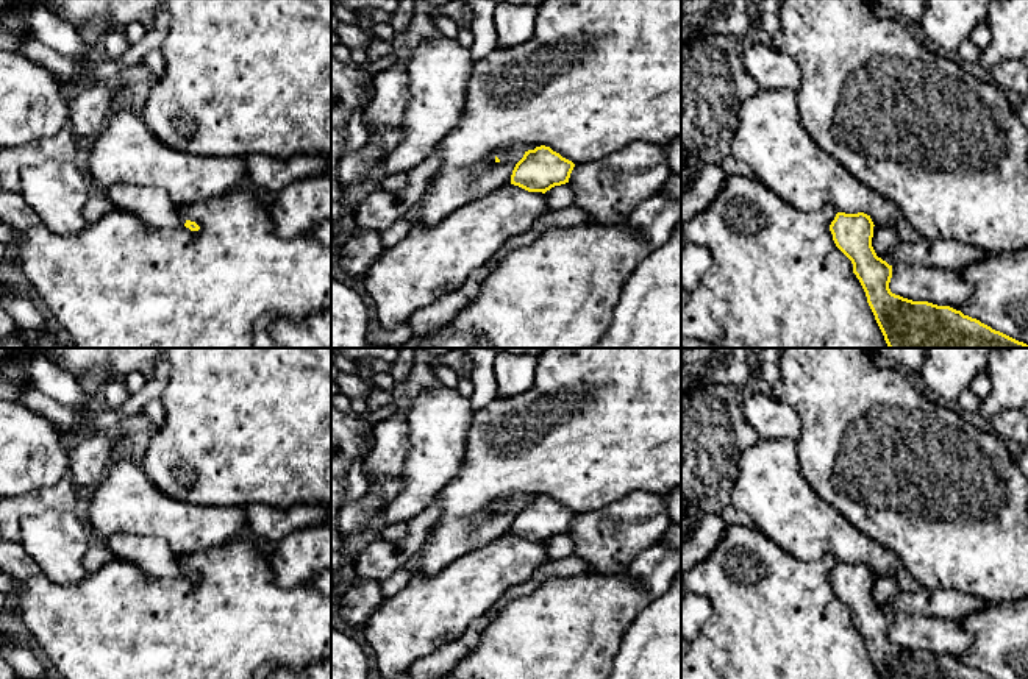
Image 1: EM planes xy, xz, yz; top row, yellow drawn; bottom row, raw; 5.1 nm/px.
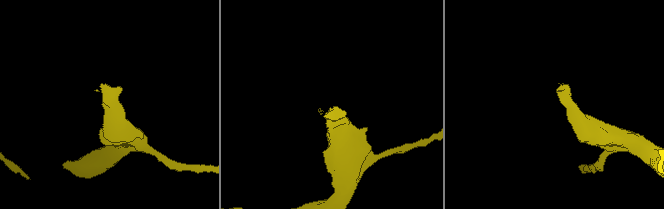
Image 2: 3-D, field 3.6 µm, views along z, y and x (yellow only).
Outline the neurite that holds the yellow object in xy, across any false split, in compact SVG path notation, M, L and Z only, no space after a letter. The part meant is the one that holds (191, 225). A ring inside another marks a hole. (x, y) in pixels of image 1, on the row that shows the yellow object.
M116 184L106 190L106 195L116 209L139 217L148 226L186 226L191 231L200 229L195 222L186 220L178 212L177 203L167 192L156 190L152 186Z

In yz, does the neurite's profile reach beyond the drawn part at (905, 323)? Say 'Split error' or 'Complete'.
Complete

